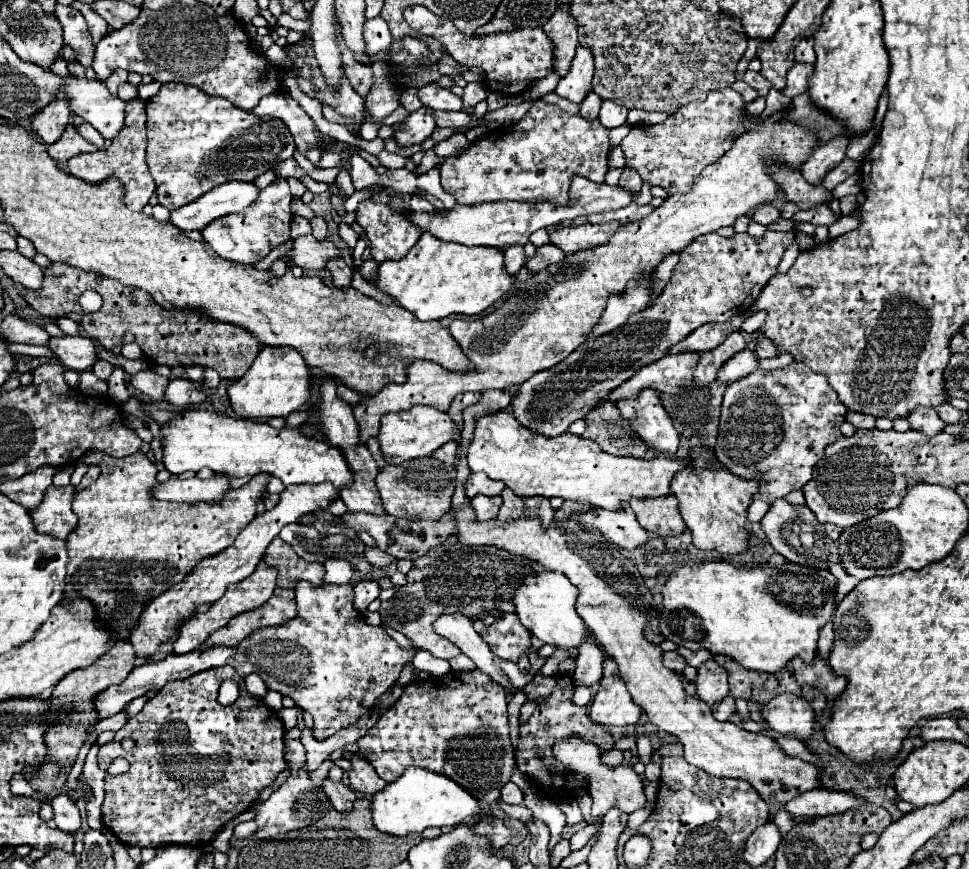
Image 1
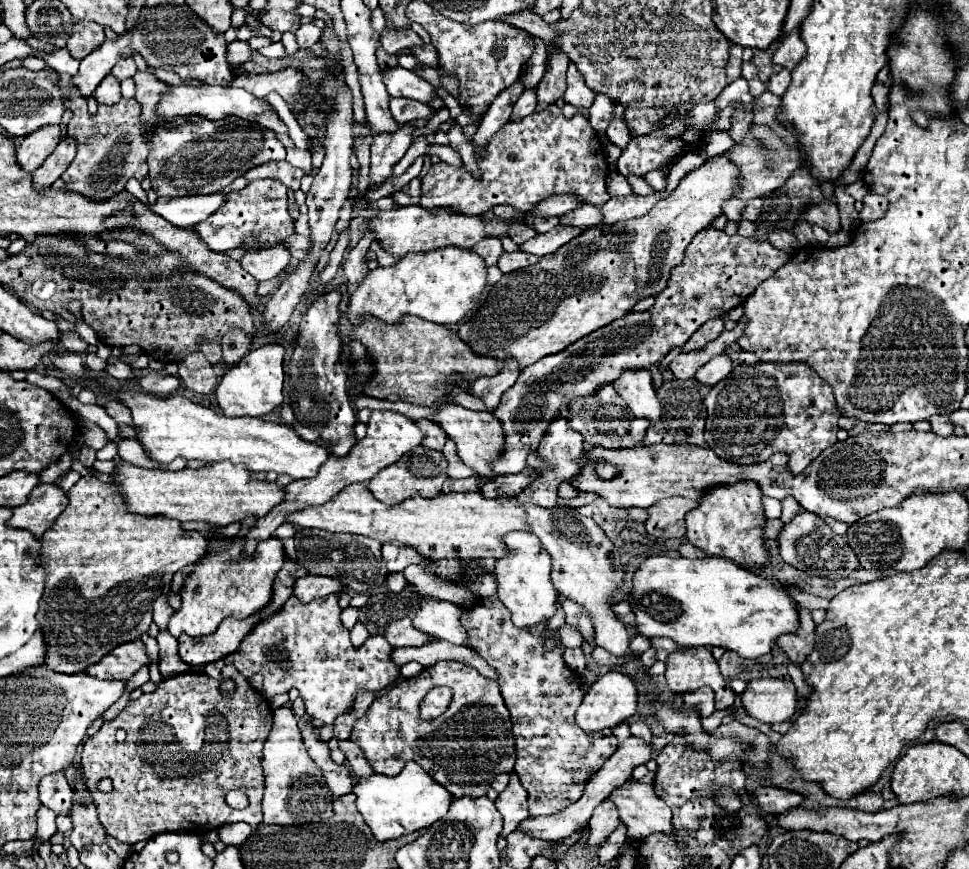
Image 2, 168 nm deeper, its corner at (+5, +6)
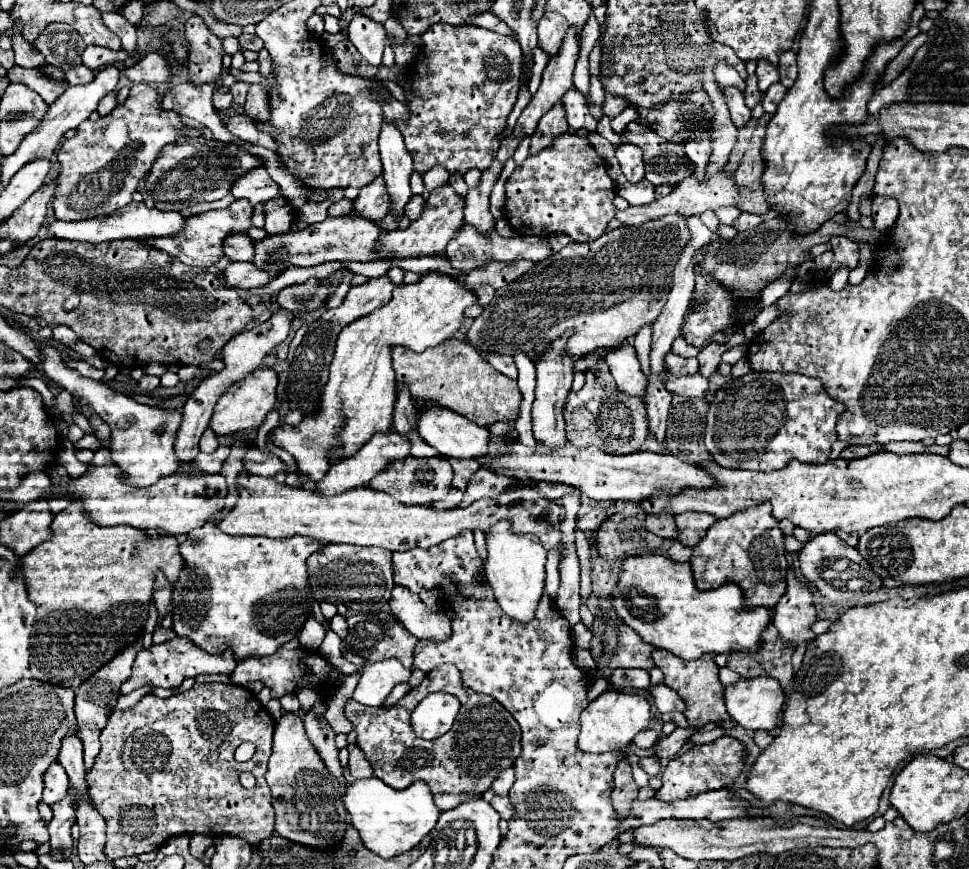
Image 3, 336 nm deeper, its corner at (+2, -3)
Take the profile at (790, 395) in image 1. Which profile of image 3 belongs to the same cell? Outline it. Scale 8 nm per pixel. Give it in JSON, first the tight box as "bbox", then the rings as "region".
{"bbox":[705,373,843,471],"region":[[[747,373],[743,377],[727,381],[711,399],[707,413],[705,447],[713,459],[727,469],[749,469],[749,471],[777,471],[791,459],[803,463],[825,463],[829,461],[831,445],[837,441],[837,417],[843,413],[843,405],[831,399],[823,391],[823,383],[815,377],[799,373]]]}

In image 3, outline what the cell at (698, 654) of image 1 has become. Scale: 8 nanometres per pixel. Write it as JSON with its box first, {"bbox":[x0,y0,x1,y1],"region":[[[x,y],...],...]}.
{"bbox":[599,623,655,679],"region":[[[625,623],[619,627],[619,647],[615,651],[615,657],[599,670],[599,675],[608,679],[615,667],[639,667],[639,669],[653,669],[653,651],[655,647],[639,639],[639,635]]]}

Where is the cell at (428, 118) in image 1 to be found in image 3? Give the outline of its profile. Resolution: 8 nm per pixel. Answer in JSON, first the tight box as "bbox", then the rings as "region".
{"bbox":[355,175,389,221],"region":[[[379,175],[373,183],[369,183],[369,187],[363,187],[359,191],[359,197],[355,199],[355,213],[365,219],[379,221],[387,215],[387,211],[389,211],[389,195],[385,191],[383,175]]]}

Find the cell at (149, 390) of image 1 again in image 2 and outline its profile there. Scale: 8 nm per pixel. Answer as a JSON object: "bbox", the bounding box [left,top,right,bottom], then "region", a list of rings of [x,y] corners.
{"bbox":[106,360,134,380],"region":[[[114,360],[114,362],[110,362],[110,364],[106,366],[106,372],[108,372],[110,376],[118,378],[118,380],[128,380],[128,378],[132,378],[132,372],[134,372],[134,370],[132,370],[126,362]]]}

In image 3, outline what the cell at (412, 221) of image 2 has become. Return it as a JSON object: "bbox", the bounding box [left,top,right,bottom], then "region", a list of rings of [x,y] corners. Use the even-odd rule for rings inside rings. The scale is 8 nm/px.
{"bbox":[253,217,385,269],"region":[[[327,217],[321,223],[309,225],[303,231],[289,231],[285,235],[275,235],[263,241],[255,243],[255,259],[253,263],[257,267],[263,267],[267,261],[277,263],[281,269],[285,269],[287,265],[299,265],[299,267],[313,267],[313,265],[321,265],[325,261],[379,261],[381,253],[377,251],[377,243],[381,239],[381,235],[385,235],[385,229],[379,223],[373,223],[369,219],[357,217]],[[285,247],[289,257],[285,261],[281,259],[273,259],[269,257],[271,251]]]}

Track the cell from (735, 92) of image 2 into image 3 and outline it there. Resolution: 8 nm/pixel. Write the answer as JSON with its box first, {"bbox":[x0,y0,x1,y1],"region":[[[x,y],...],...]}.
{"bbox":[715,60,745,91],"region":[[[719,60],[715,71],[715,80],[722,87],[735,86],[741,91],[745,91],[745,81],[741,79],[735,68],[727,65],[723,60]]]}

